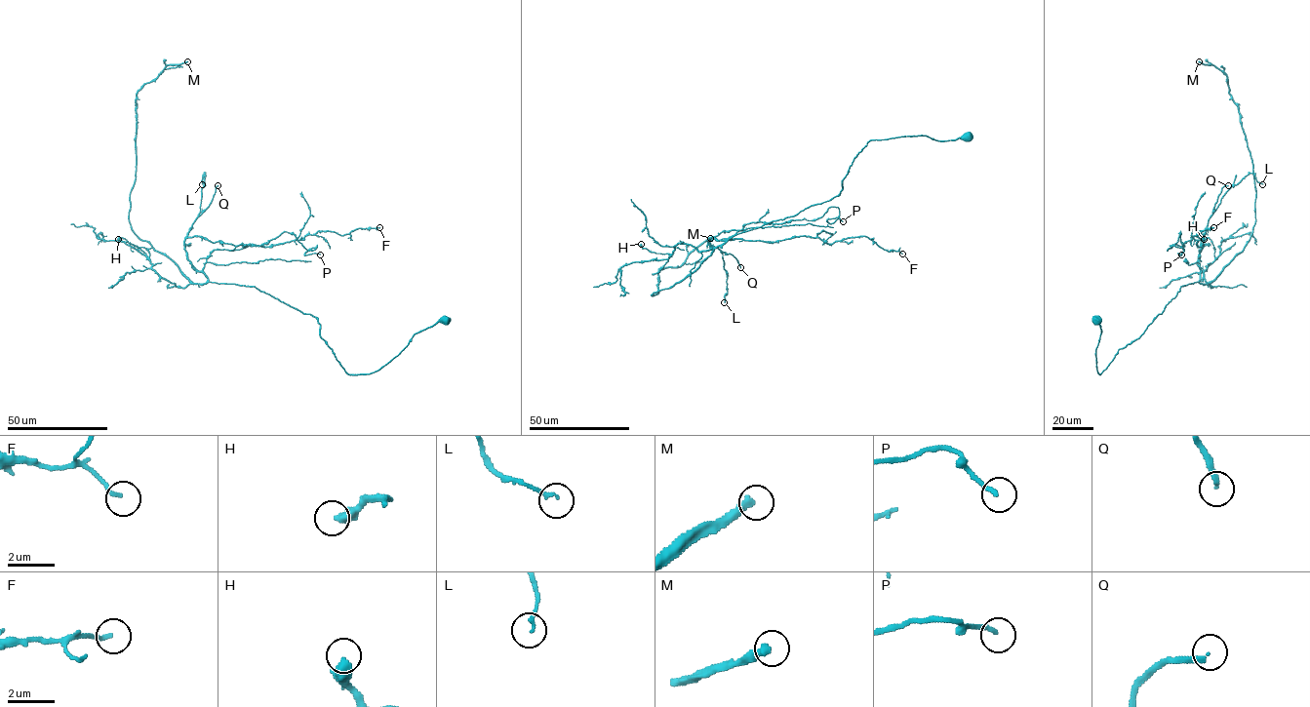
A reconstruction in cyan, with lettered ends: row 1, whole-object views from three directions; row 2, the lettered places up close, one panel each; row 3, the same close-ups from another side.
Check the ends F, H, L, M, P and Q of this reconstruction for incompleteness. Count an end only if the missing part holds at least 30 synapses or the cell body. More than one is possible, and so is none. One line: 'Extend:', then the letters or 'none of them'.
Extend: M, Q

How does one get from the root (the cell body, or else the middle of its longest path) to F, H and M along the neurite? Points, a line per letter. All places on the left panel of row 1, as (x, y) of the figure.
F: (445, 320), (378, 370), (348, 374), (314, 317), (203, 270), (215, 250), (379, 227)
H: (445, 320), (378, 370), (348, 374), (314, 317), (253, 286), (177, 287), (144, 248), (118, 239)
M: (445, 320), (378, 370), (348, 374), (314, 317), (253, 286), (193, 284), (136, 234), (136, 95), (187, 61)

